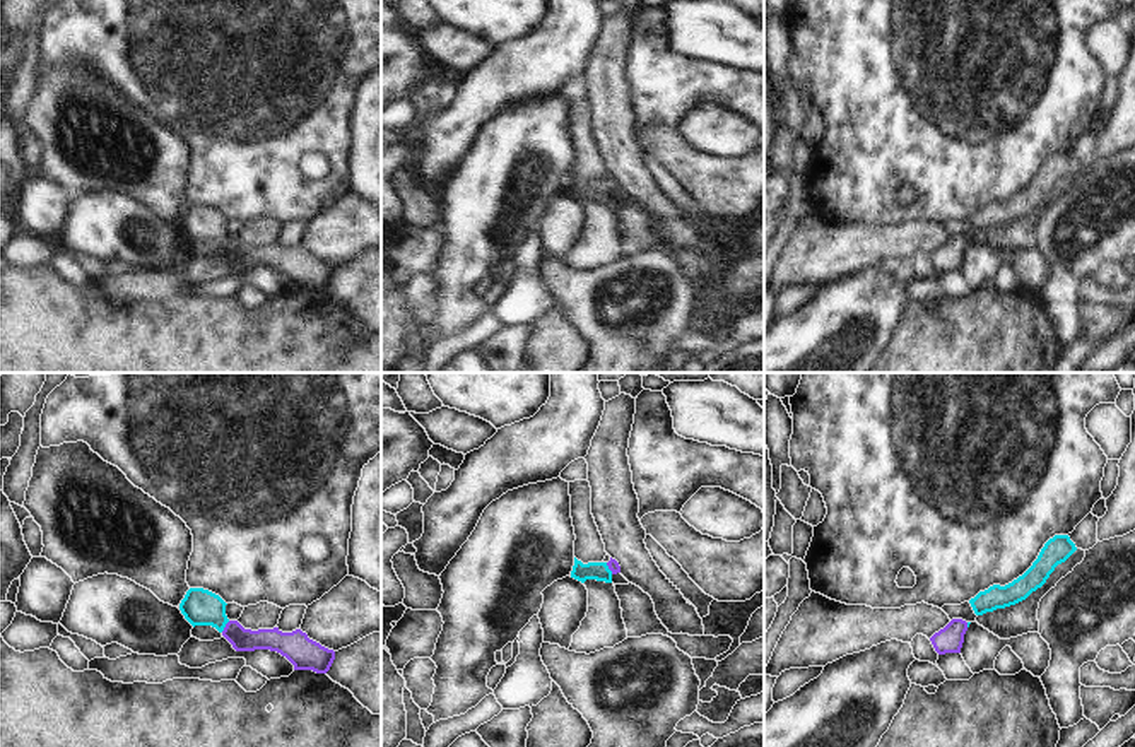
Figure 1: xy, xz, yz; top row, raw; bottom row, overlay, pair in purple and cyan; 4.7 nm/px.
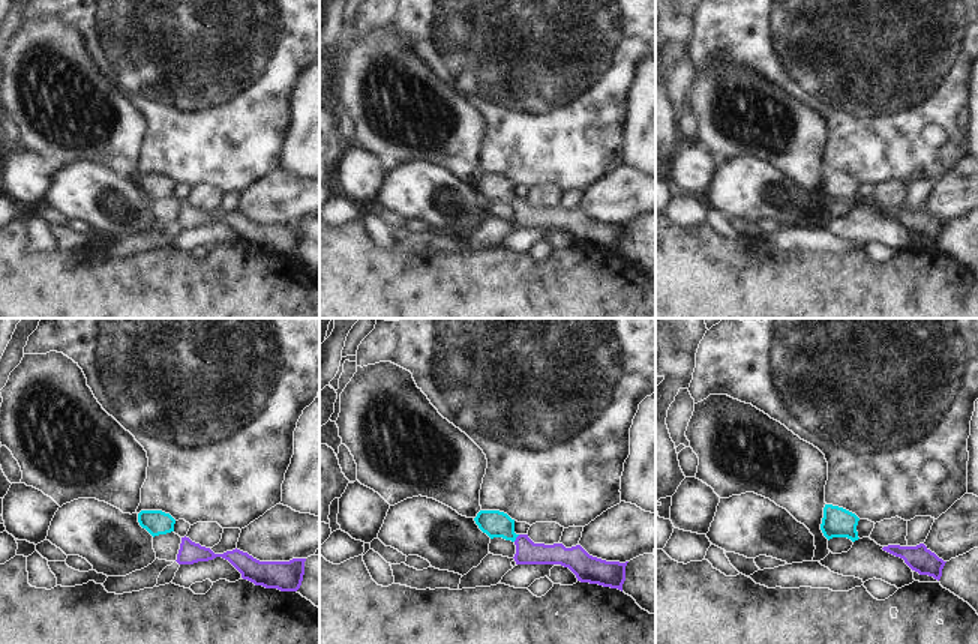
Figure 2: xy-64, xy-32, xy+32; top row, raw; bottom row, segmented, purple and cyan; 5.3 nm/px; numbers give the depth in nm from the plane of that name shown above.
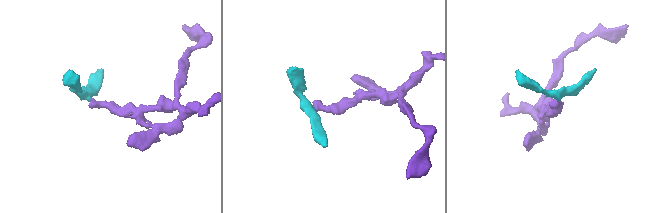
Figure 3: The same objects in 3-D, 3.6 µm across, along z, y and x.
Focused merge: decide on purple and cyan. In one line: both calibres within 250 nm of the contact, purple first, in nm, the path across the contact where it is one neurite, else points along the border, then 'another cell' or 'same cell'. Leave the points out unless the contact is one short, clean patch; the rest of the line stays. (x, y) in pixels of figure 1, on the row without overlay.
110 nm thick on the purple side, 180 nm on the other; runs through xy (243, 257), (226, 243), (207, 226), (200, 224); same cell

